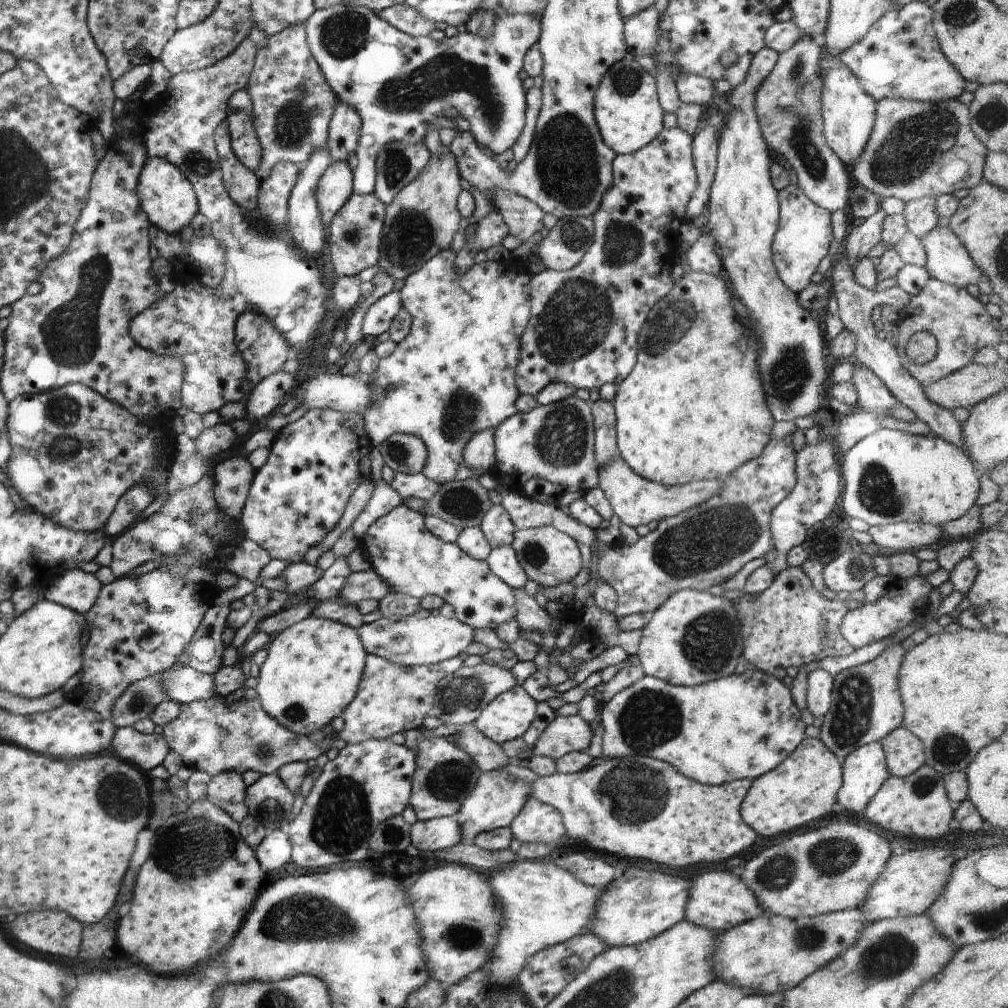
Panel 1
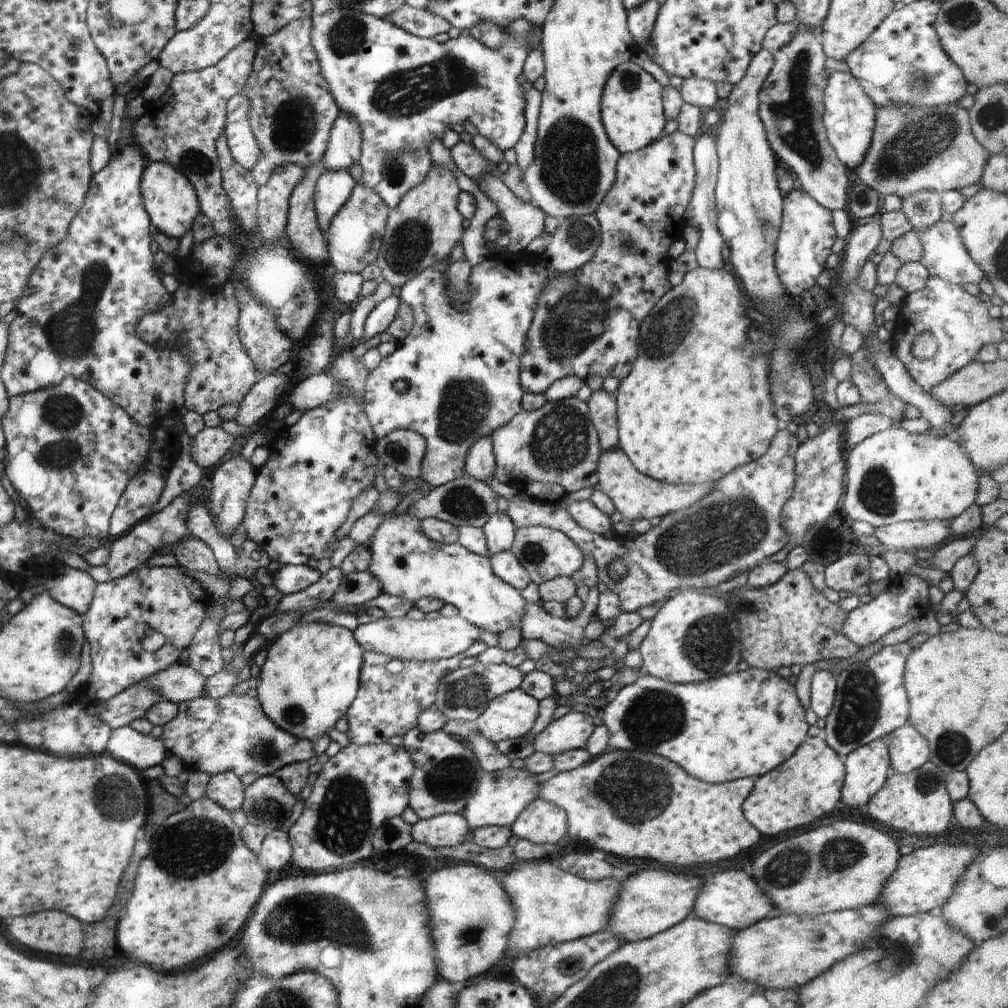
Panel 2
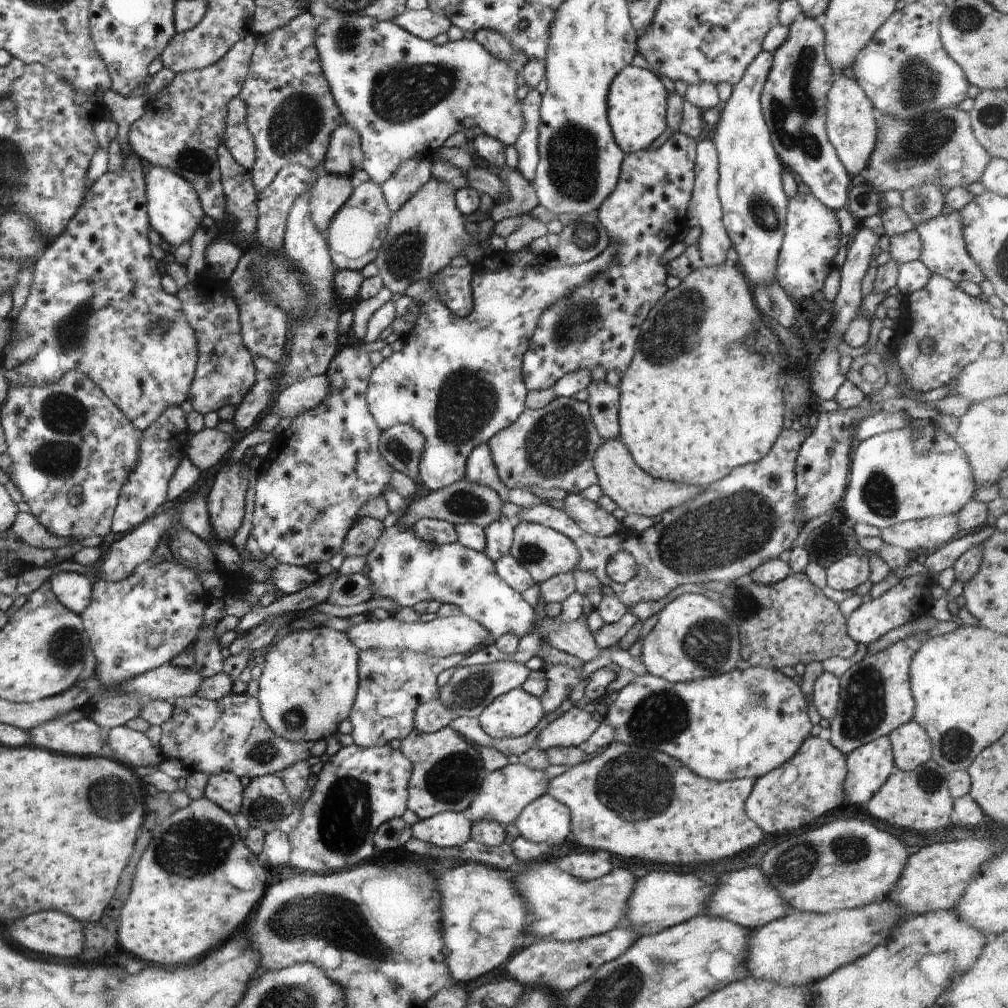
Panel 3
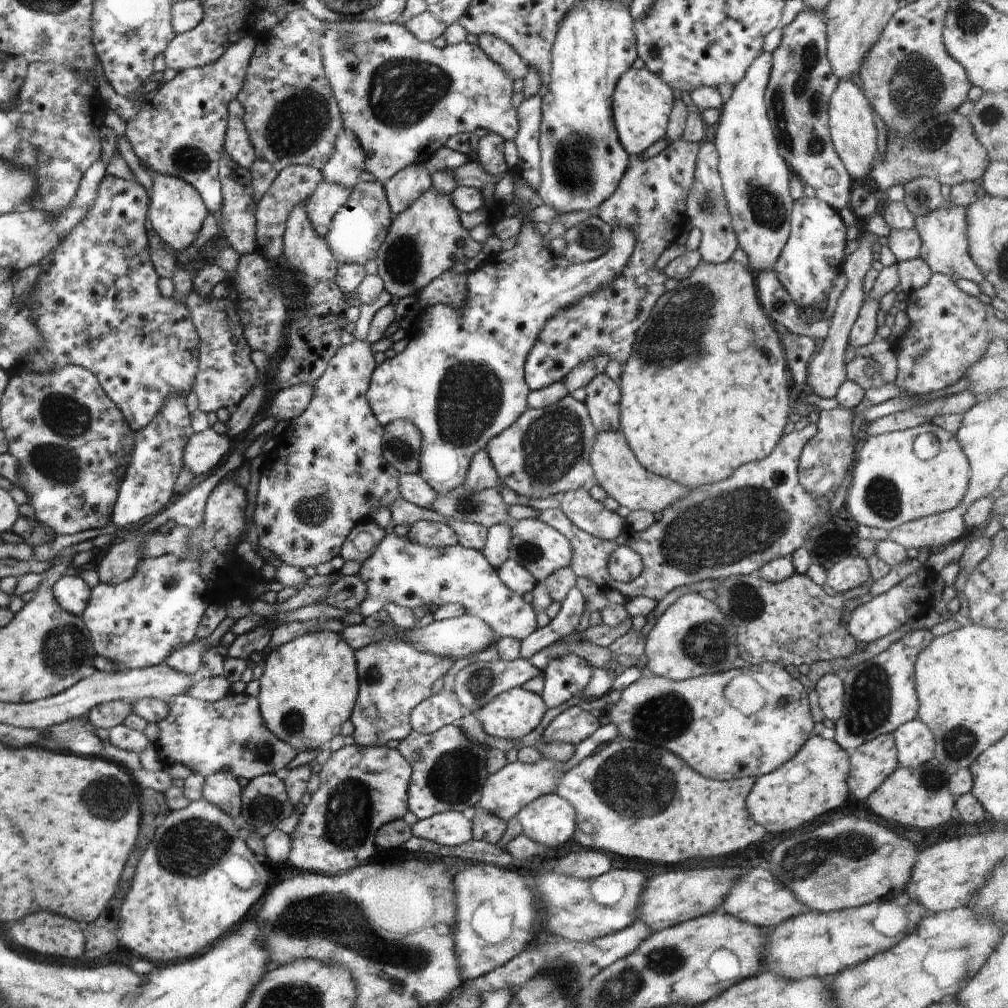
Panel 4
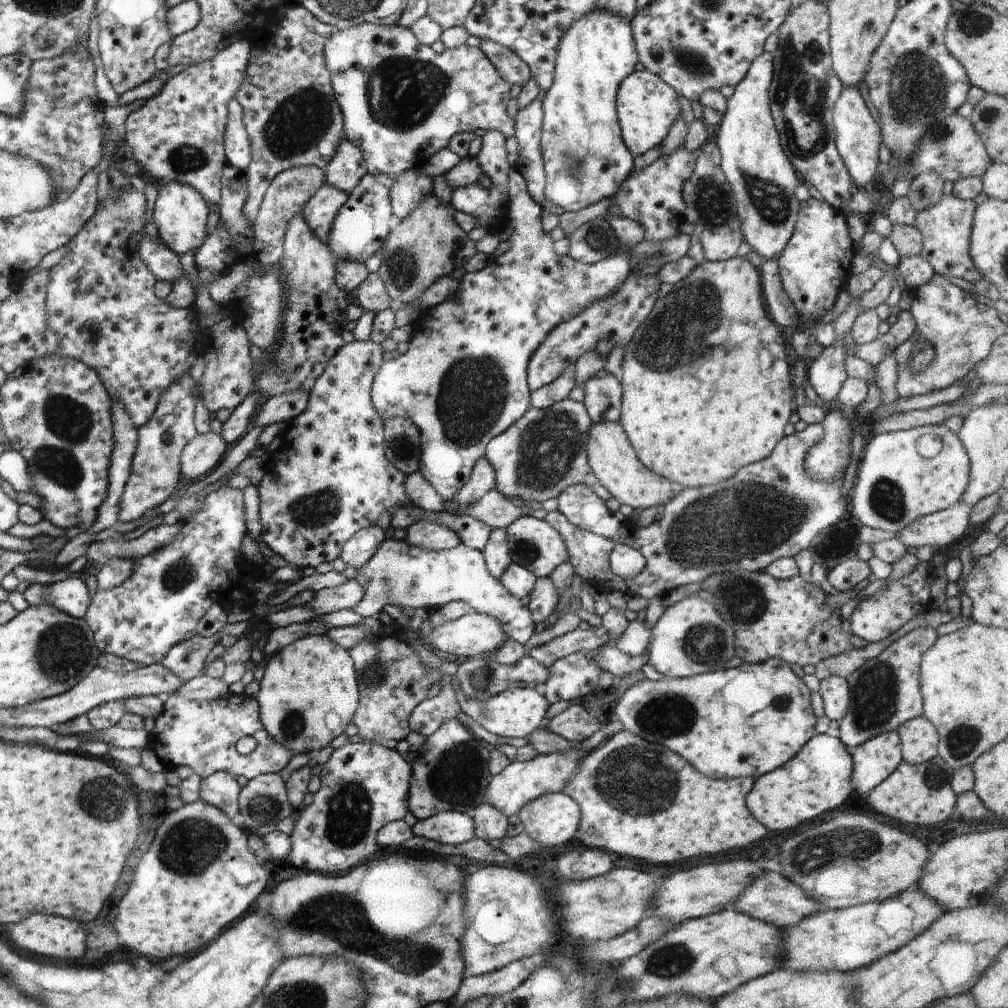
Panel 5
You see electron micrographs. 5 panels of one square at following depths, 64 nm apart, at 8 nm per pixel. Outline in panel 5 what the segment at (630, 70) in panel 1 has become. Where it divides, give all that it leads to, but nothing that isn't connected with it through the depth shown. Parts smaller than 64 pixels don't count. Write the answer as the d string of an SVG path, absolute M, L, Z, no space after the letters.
M646 69L631 72L622 80L616 95L616 112L622 128L622 140L634 159L658 147L681 115L678 93L657 74Z

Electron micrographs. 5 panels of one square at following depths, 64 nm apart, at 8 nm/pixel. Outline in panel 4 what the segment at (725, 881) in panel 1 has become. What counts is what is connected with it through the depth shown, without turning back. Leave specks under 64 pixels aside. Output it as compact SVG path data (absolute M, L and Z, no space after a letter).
M750 866L747 868L746 874L742 874L736 882L734 888L730 890L730 896L726 896L726 900L722 902L722 906L716 912L730 914L738 920L746 920L748 924L760 926L765 930L786 922L789 918L794 918L798 914L802 914L806 908L804 904L798 900L798 896L794 896L794 892L790 892L788 888L784 888L774 874L769 870Z

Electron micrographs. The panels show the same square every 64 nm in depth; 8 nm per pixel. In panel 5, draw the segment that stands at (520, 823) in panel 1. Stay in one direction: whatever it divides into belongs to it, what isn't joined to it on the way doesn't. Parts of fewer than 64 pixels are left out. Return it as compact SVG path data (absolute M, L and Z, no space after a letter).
M564 793L539 796L520 808L524 831L546 848L570 842L580 826L580 807Z

